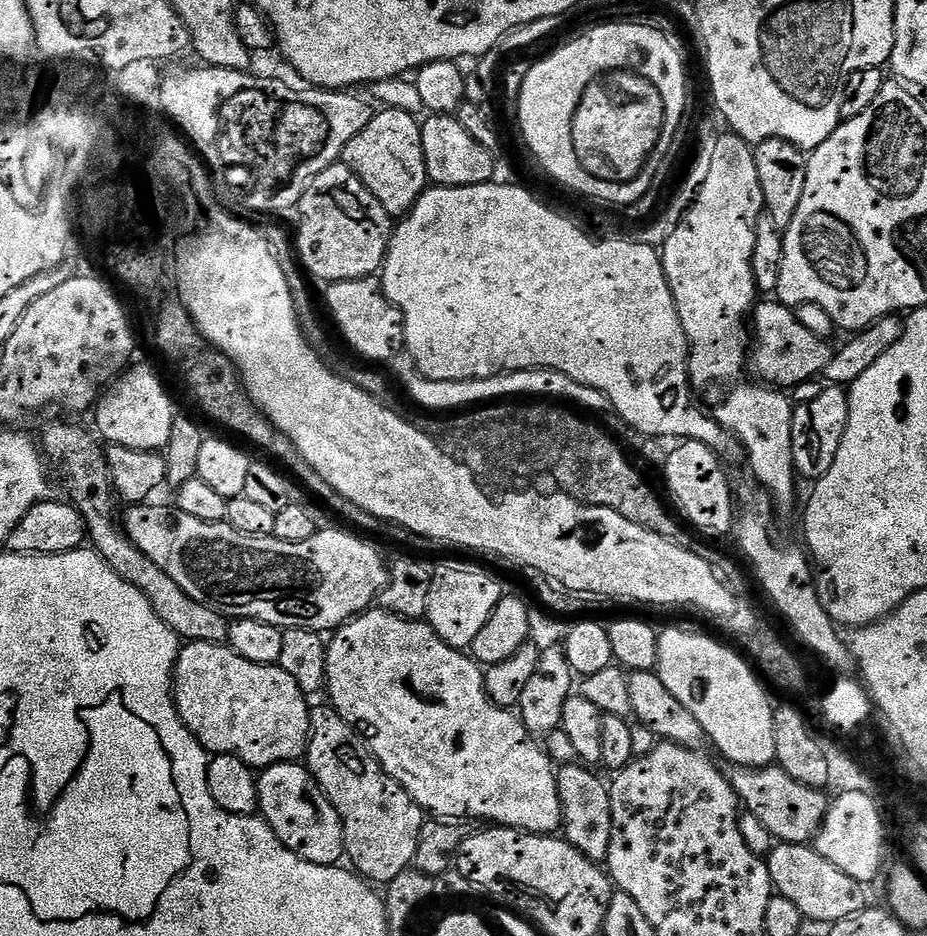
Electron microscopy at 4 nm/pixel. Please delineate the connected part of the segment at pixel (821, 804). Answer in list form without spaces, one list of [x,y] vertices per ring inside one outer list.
[[[769,766],[767,768],[742,768],[733,767],[730,772],[732,781],[732,789],[740,797],[743,807],[747,811],[754,814],[754,818],[758,818],[766,825],[766,830],[770,830],[770,834],[775,836],[777,841],[786,844],[808,844],[815,841],[816,832],[822,826],[822,822],[828,813],[829,797],[824,797],[825,793],[818,788],[811,788],[802,782],[796,782],[794,778],[790,778],[790,774],[786,774],[779,766]]]

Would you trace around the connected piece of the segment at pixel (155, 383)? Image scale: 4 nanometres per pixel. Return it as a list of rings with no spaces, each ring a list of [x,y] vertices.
[[[140,364],[137,368],[129,367],[115,381],[114,386],[103,393],[95,412],[95,431],[105,441],[108,439],[109,445],[117,444],[143,452],[160,452],[167,449],[172,423],[178,415],[177,409],[172,409],[172,400],[168,397],[159,374],[148,364]]]

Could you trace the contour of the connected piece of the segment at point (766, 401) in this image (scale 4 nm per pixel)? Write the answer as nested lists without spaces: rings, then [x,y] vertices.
[[[763,382],[755,383],[738,385],[717,406],[714,420],[719,427],[721,424],[726,431],[733,432],[744,443],[744,448],[748,451],[748,464],[756,475],[755,483],[771,496],[775,511],[784,517],[790,515],[797,507],[798,473],[794,466],[794,442],[792,441],[794,404],[783,391]]]

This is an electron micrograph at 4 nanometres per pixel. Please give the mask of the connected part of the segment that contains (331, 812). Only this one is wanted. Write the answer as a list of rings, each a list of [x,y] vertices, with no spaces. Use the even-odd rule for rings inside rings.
[[[303,763],[275,764],[263,769],[256,785],[260,799],[259,815],[274,830],[276,837],[290,850],[294,850],[294,854],[306,862],[333,866],[345,859],[342,822],[329,802],[328,795],[320,789]]]

